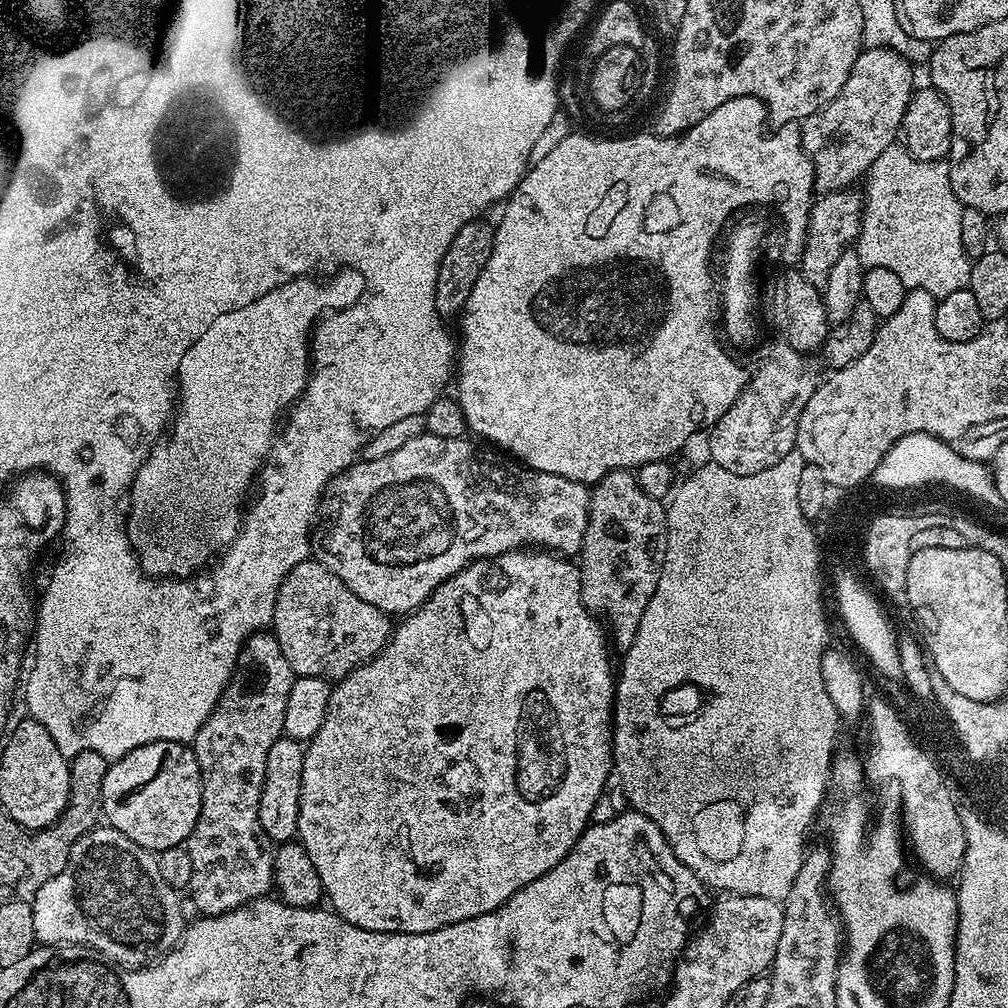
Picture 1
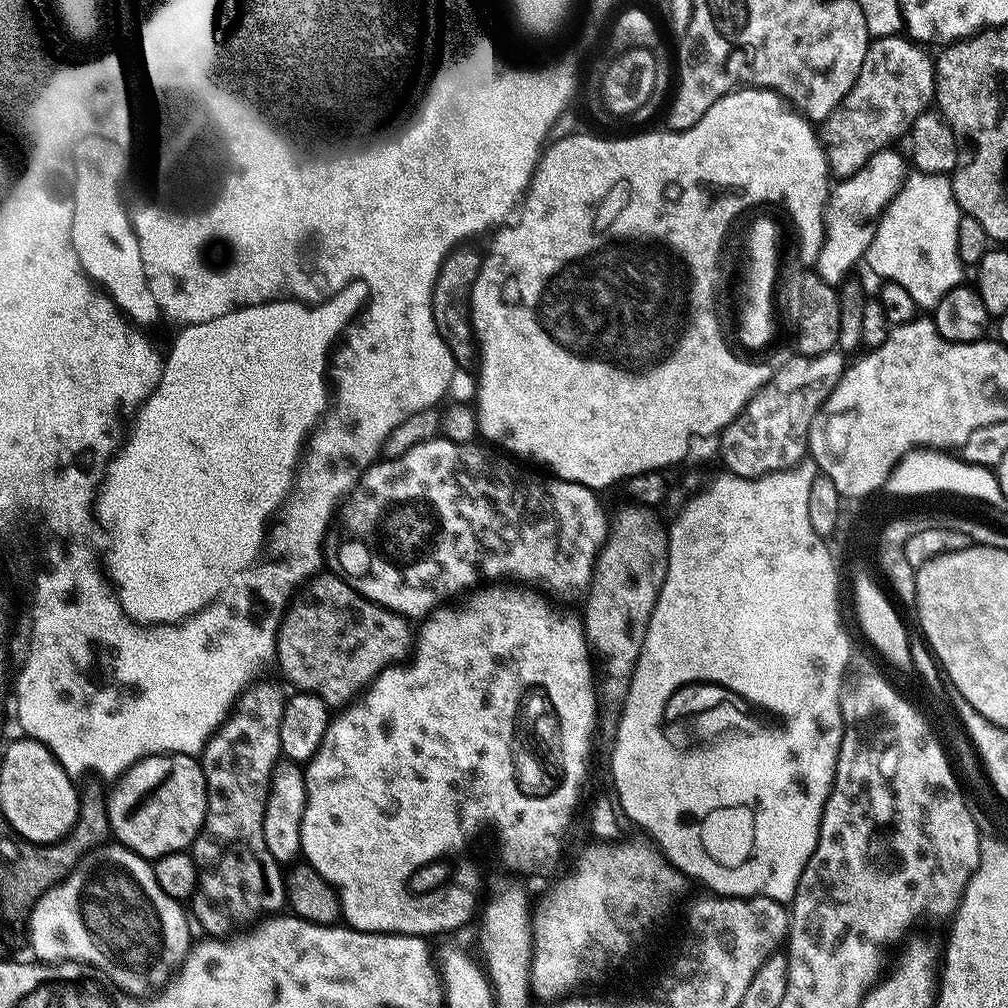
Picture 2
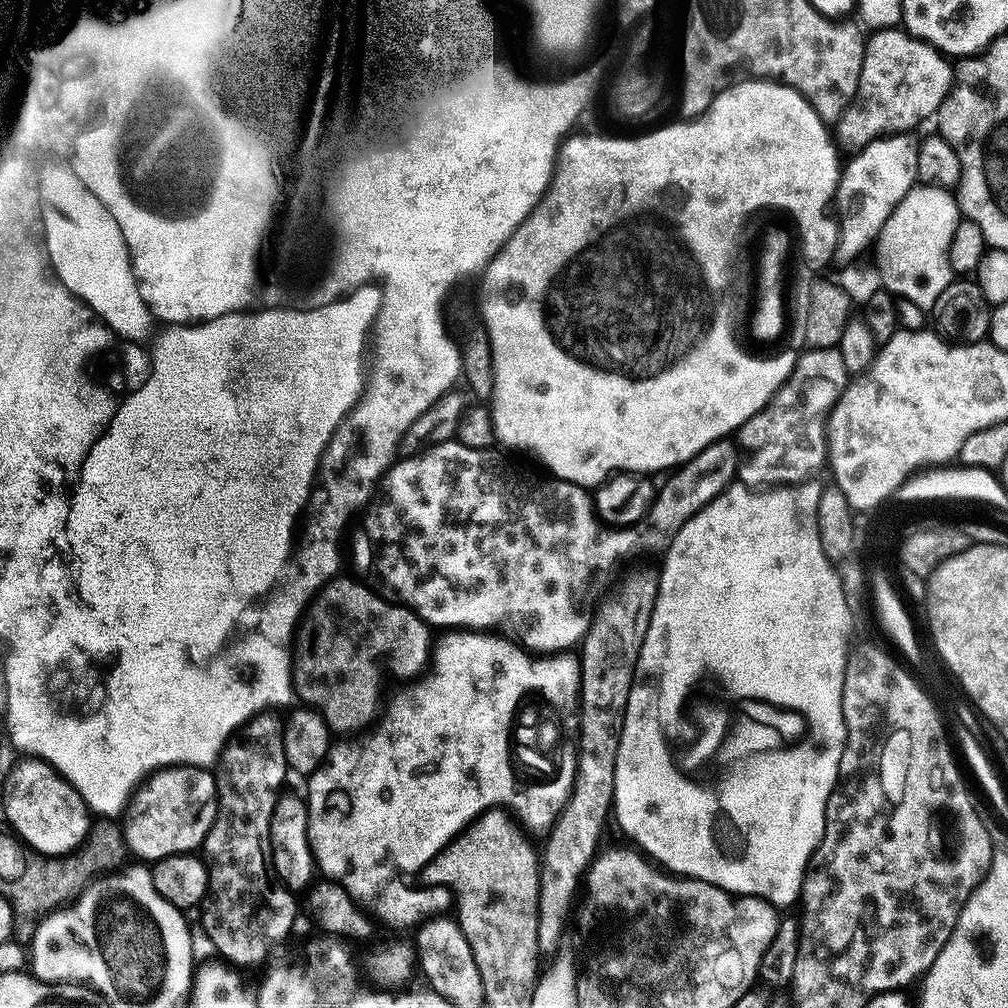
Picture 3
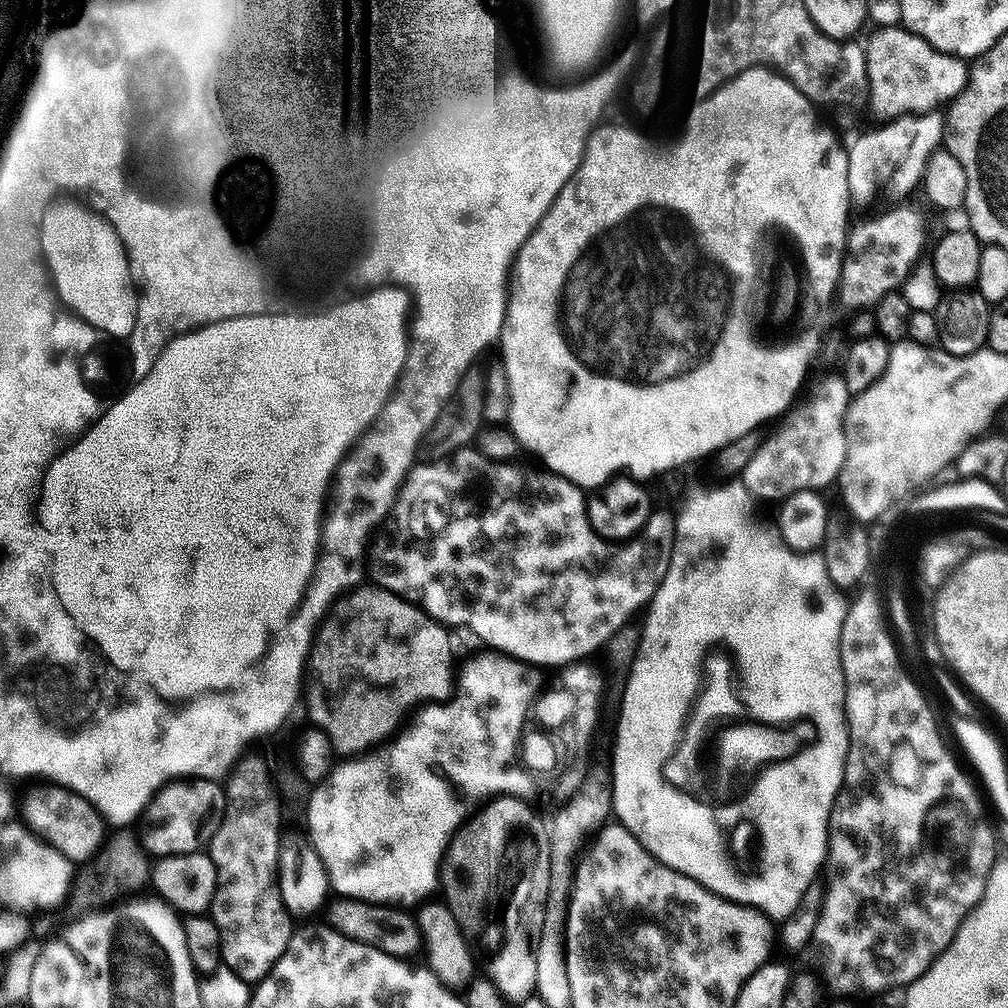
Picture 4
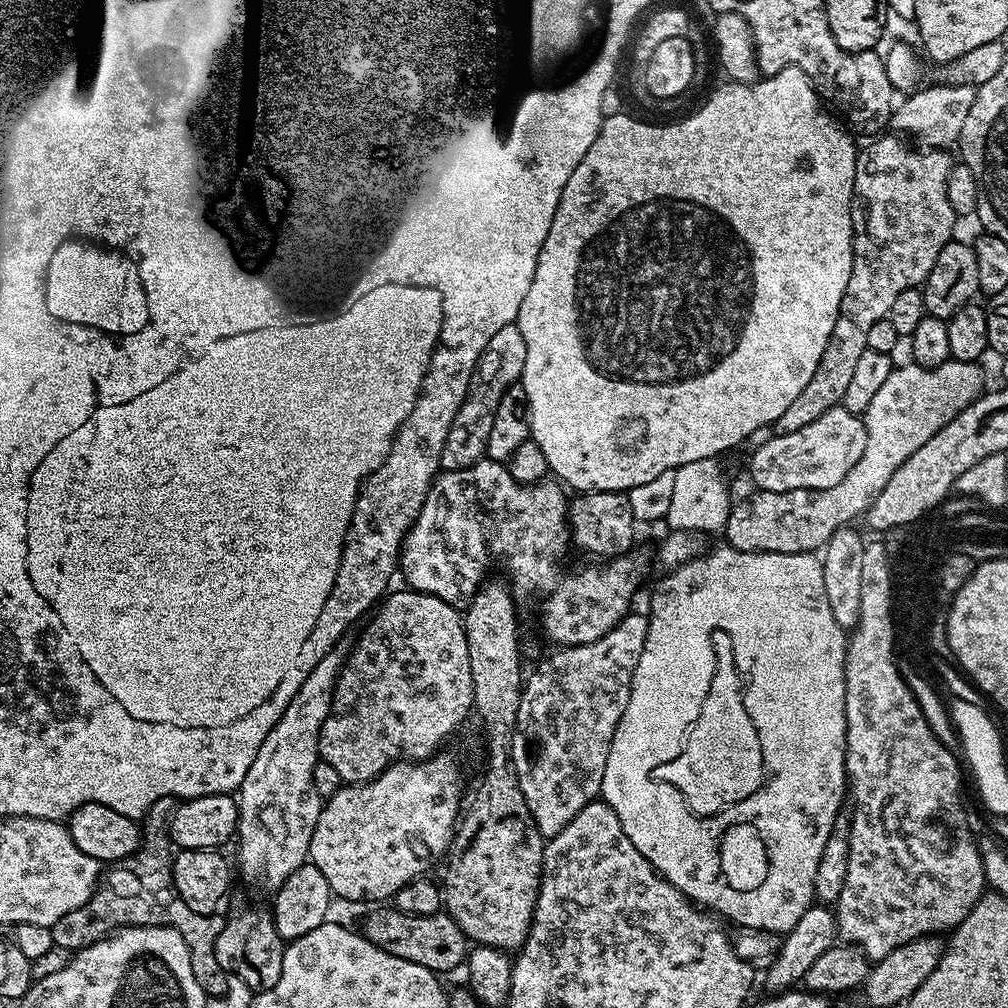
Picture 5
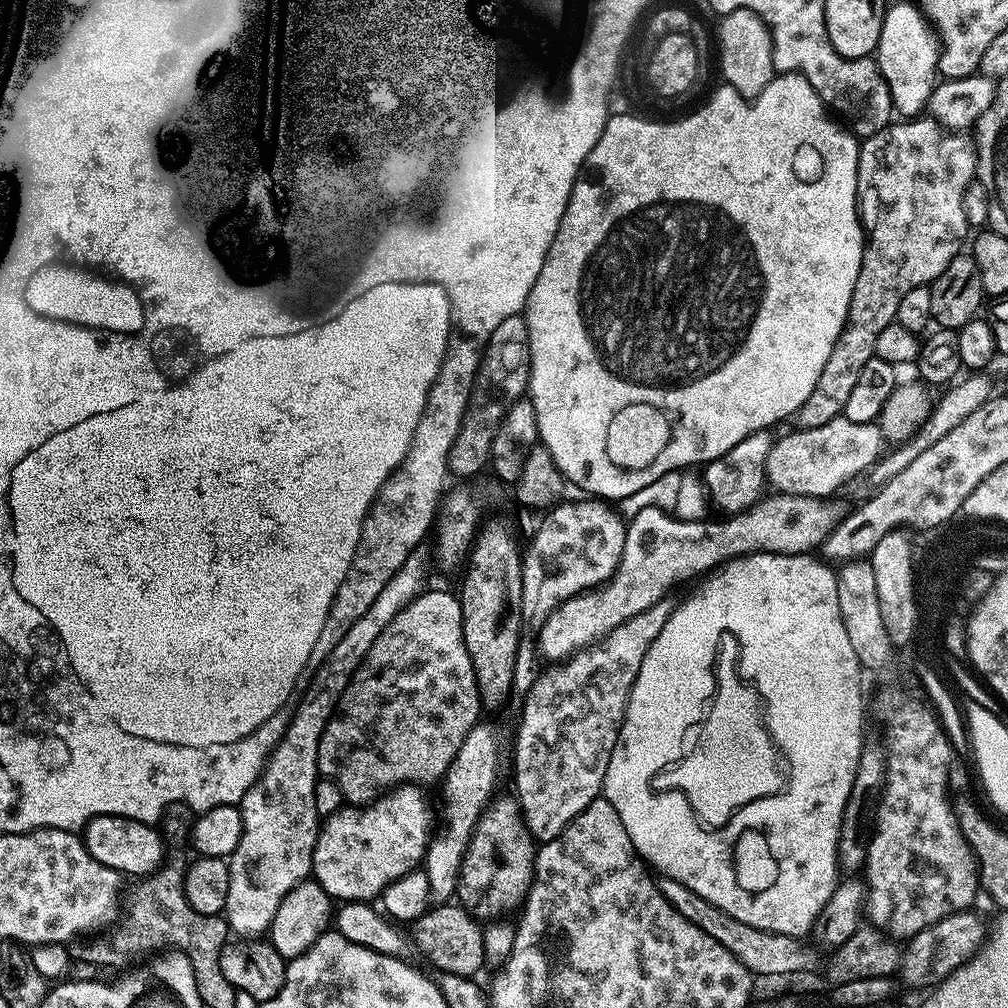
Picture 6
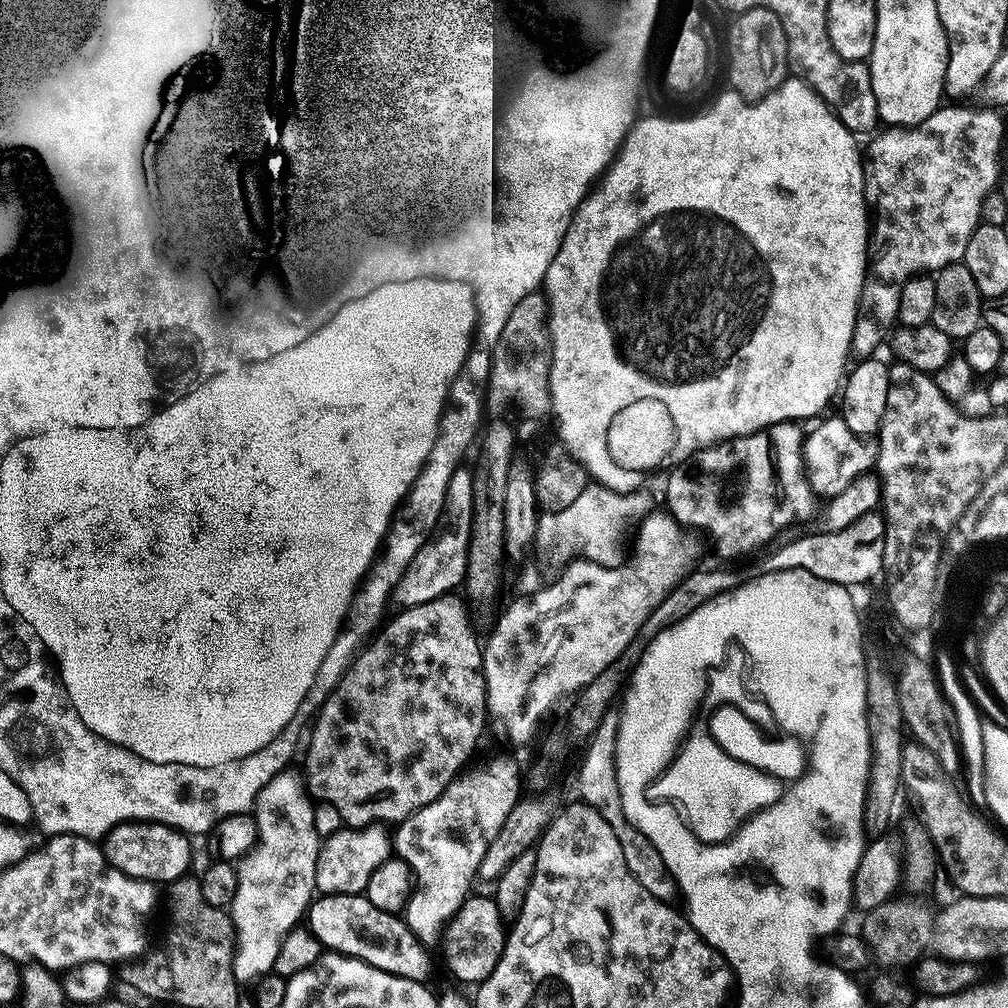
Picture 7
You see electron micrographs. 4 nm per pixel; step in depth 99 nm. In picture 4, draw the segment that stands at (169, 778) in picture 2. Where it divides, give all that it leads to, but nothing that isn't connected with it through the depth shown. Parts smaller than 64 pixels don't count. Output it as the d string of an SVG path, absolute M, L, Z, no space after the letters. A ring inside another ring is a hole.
M181 778L165 784L146 809L148 825L142 831L144 851L156 858L201 851L222 822L225 803L225 789L215 780Z

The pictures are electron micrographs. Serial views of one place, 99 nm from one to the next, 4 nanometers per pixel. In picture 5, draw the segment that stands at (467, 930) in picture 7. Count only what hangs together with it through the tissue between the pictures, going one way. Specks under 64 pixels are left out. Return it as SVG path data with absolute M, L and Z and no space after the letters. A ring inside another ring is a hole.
M380 906L364 920L362 934L383 952L389 952L402 960L409 960L418 966L426 966L431 972L445 974L463 965L468 959L470 943L464 937L465 929L447 911L439 910L432 915L413 914L399 911L392 906Z

